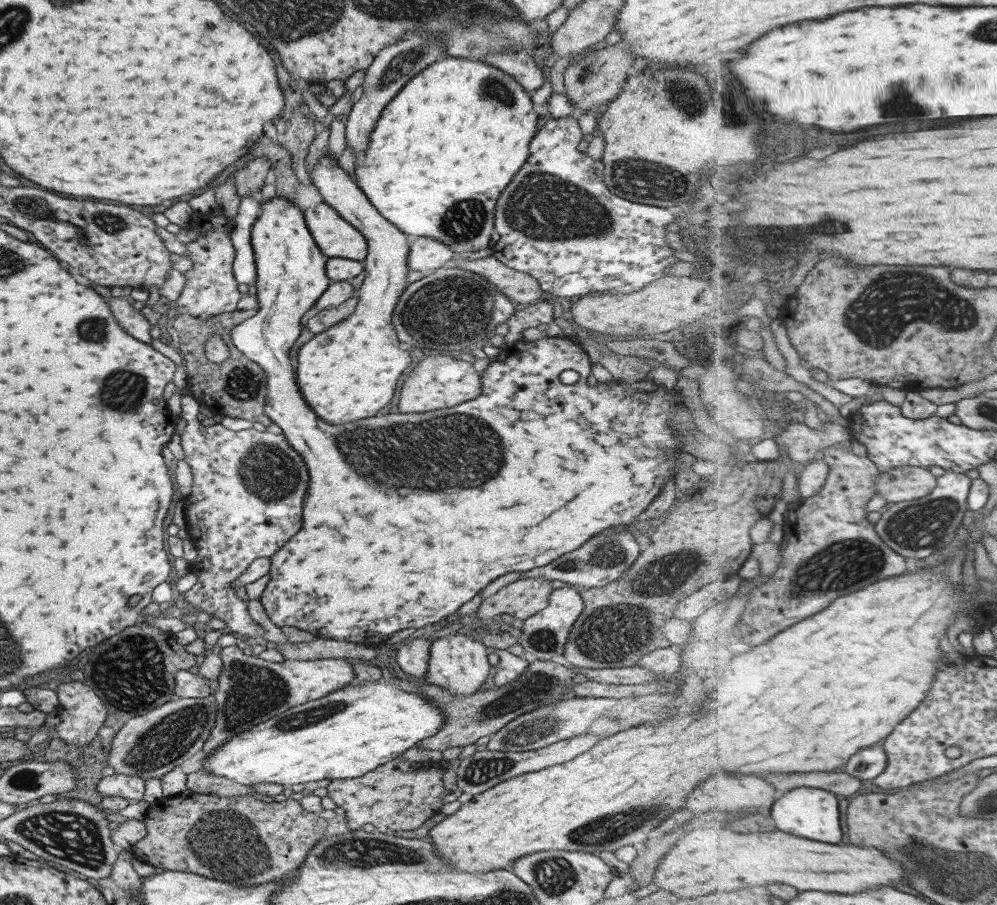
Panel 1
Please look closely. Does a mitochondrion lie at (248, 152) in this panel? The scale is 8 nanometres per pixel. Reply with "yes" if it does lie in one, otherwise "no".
no

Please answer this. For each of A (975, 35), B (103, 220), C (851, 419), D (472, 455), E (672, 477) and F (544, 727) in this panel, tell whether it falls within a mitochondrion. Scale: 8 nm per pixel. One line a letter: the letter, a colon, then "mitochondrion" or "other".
A: mitochondrion
B: mitochondrion
C: other
D: mitochondrion
E: other
F: mitochondrion

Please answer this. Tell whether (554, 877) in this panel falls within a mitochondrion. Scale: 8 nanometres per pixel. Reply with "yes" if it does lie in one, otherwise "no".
yes

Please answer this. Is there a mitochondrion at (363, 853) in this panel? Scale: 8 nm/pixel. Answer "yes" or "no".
yes

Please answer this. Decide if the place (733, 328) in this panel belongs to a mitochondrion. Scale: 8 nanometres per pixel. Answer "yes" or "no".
no

